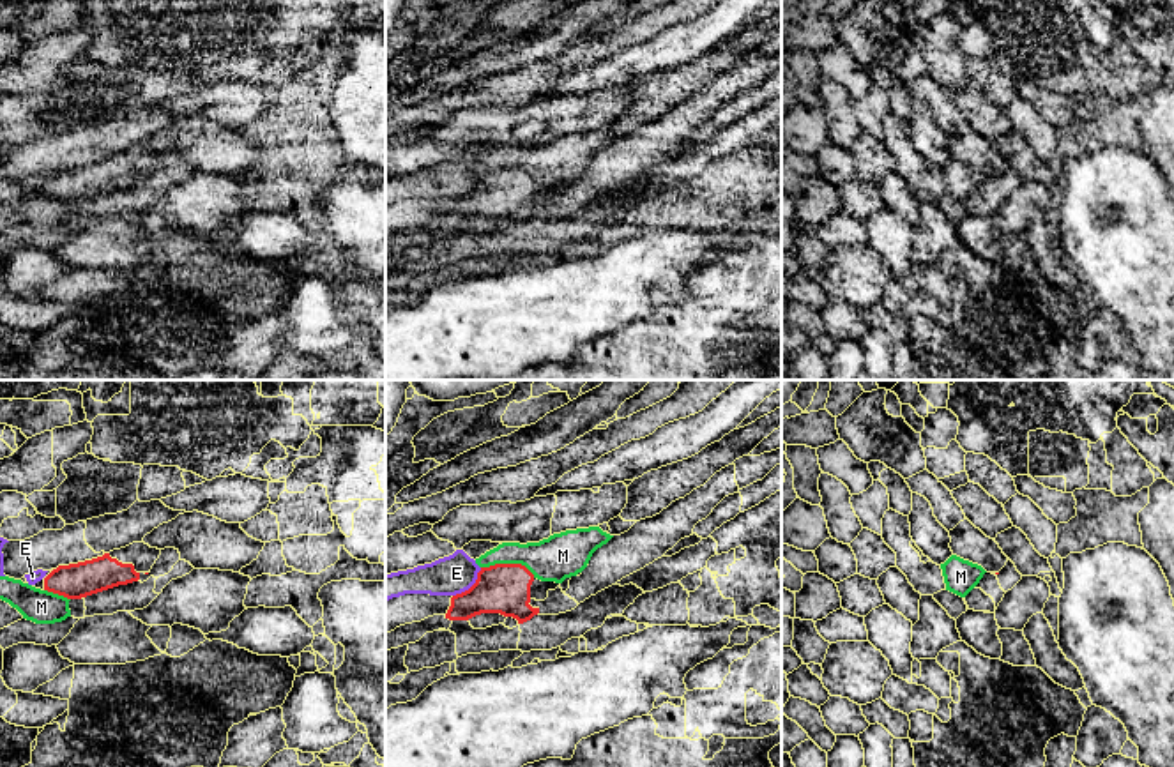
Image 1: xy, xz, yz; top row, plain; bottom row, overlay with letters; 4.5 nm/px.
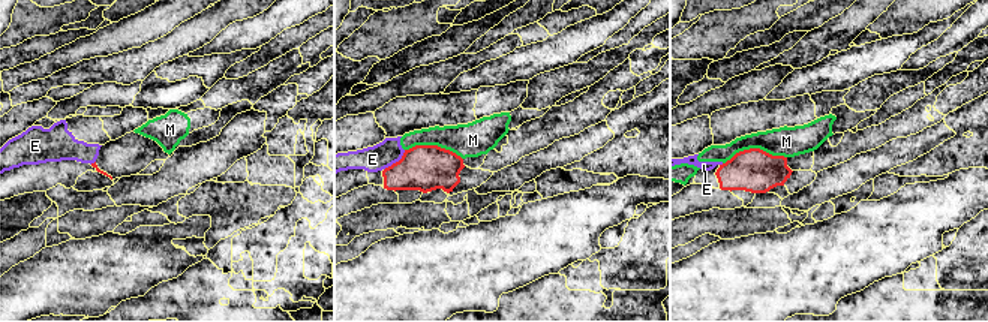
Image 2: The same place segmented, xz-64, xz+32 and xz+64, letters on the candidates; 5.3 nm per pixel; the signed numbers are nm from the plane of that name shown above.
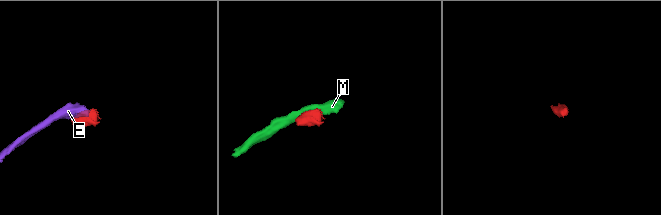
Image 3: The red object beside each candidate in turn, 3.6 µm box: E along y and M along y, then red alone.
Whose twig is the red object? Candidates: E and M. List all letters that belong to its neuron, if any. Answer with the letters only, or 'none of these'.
none of these

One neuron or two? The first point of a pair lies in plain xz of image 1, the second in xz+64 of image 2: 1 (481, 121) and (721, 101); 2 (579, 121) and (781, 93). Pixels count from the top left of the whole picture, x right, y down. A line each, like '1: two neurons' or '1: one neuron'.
1: two neurons
2: two neurons

